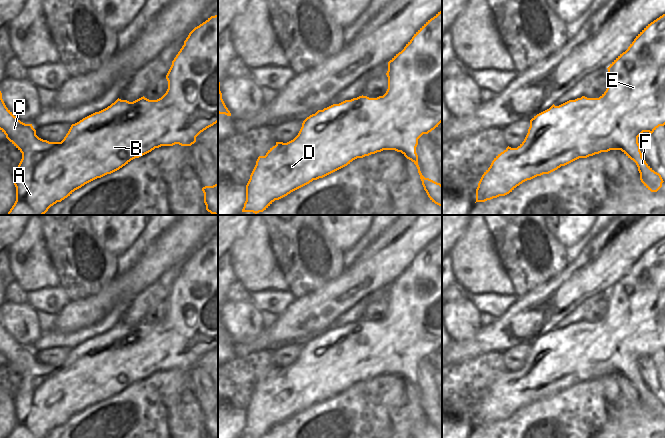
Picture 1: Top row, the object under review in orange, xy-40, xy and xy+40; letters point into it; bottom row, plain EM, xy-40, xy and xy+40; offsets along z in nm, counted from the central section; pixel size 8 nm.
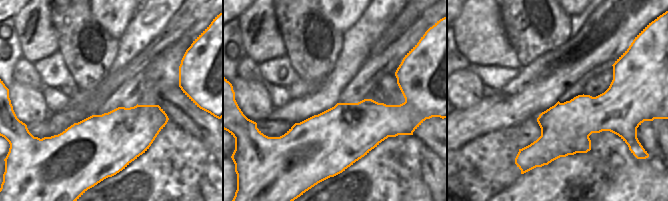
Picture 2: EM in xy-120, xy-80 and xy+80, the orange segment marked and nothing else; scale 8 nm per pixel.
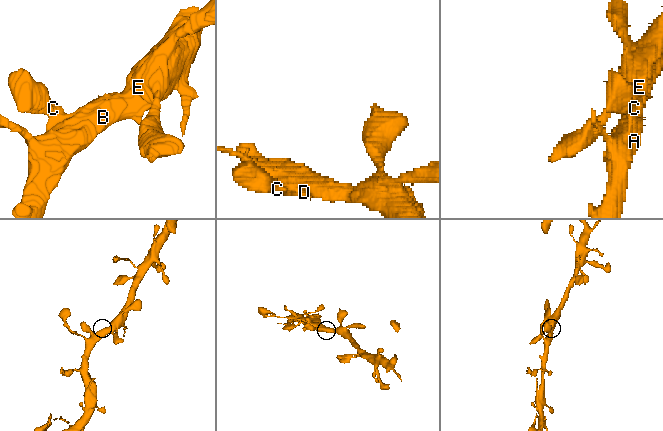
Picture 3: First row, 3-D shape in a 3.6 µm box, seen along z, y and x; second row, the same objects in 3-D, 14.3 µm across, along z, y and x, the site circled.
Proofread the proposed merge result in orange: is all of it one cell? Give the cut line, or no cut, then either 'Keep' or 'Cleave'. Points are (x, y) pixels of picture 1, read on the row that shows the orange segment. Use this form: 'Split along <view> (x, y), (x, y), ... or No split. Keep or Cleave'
No split. Keep.

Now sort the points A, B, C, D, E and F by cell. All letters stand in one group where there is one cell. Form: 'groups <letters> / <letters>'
groups A B C D E F

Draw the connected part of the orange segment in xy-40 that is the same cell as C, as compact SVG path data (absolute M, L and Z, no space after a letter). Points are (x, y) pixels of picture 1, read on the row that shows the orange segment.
M218 14L195 27L172 61L166 75L168 89L157 100L144 96L129 102L117 99L107 108L95 112L72 124L61 142L49 142L36 135L32 124L21 122L5 105L0 91L0 130L22 153L22 159L14 171L16 201L6 215L44 215L48 209L70 196L85 184L111 174L135 158L139 158L161 146L191 146L196 137L218 122Z

